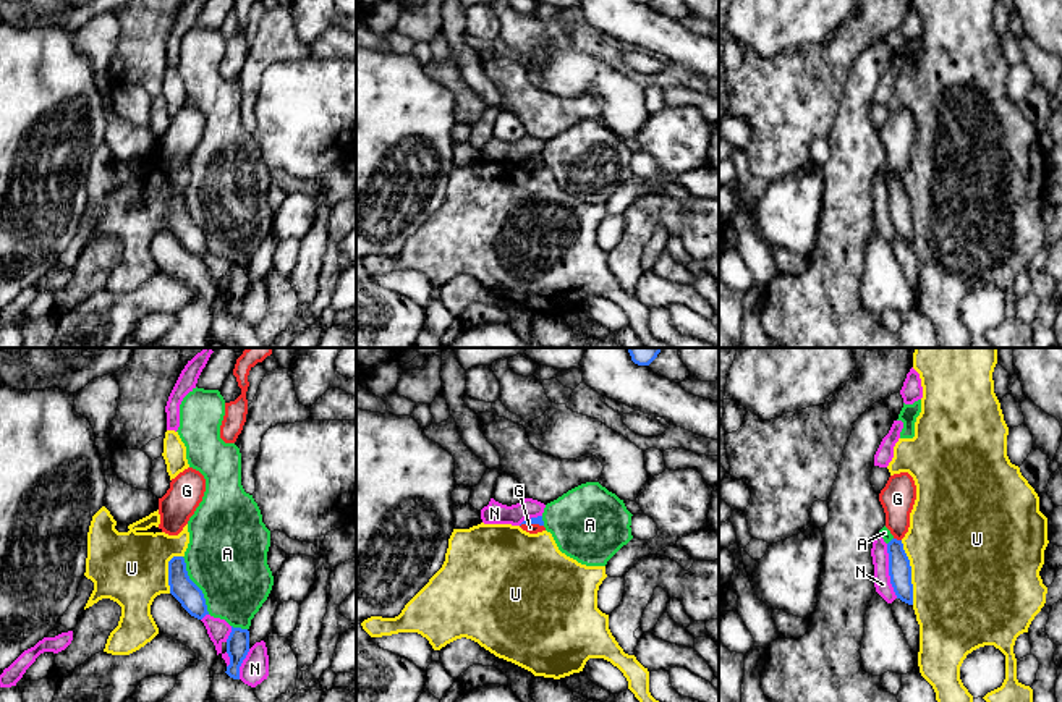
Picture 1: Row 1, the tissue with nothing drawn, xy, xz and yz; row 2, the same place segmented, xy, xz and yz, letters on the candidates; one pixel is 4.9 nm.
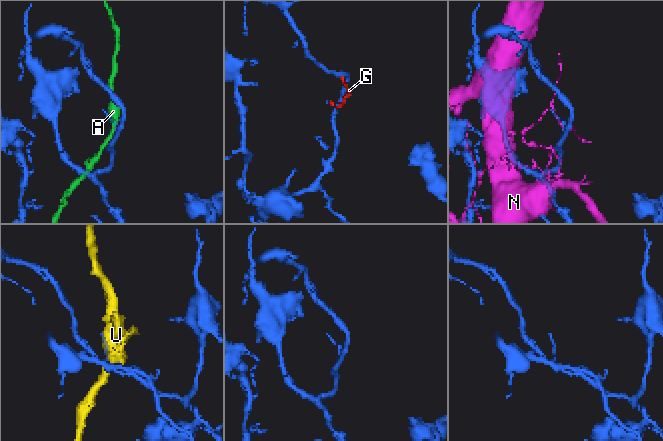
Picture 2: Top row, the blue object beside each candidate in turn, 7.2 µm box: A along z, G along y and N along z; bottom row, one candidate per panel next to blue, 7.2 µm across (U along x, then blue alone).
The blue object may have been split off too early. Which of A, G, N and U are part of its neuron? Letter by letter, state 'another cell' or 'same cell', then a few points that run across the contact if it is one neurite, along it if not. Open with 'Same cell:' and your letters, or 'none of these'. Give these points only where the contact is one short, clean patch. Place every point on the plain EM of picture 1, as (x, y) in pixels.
Same cell: none of these
A: another cell
G: another cell; line yz (894, 175), (900, 178)
N: another cell
U: another cell

